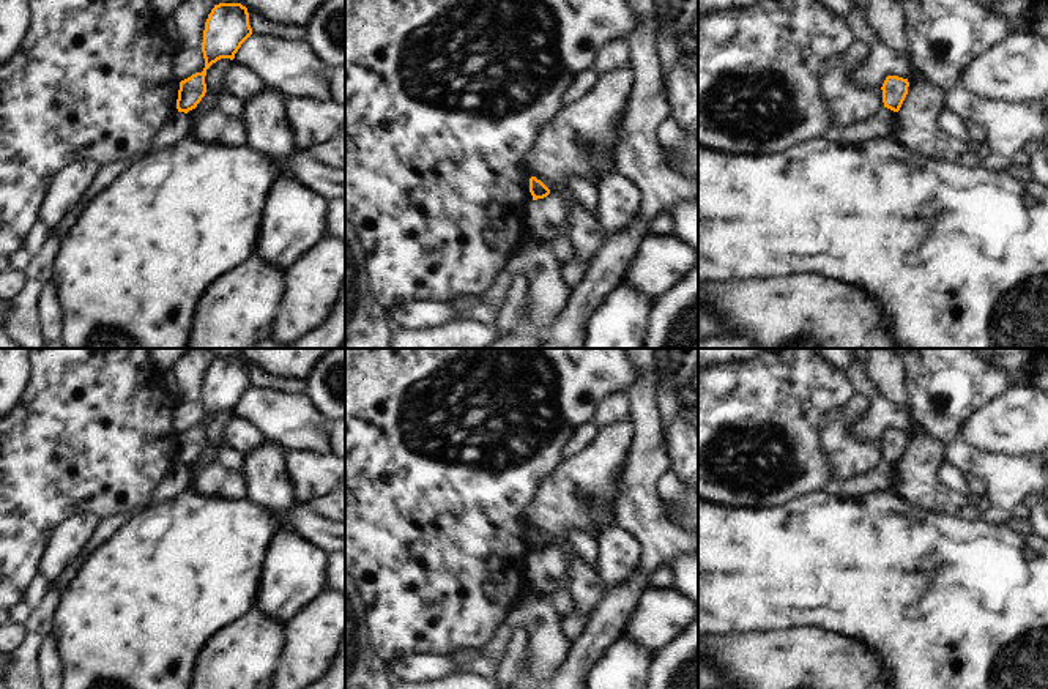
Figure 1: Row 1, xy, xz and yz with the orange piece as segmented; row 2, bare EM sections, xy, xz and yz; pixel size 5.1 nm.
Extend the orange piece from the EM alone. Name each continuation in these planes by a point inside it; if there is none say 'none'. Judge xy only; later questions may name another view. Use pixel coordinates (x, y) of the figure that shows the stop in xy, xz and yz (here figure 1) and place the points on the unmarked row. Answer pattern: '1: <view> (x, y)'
none.

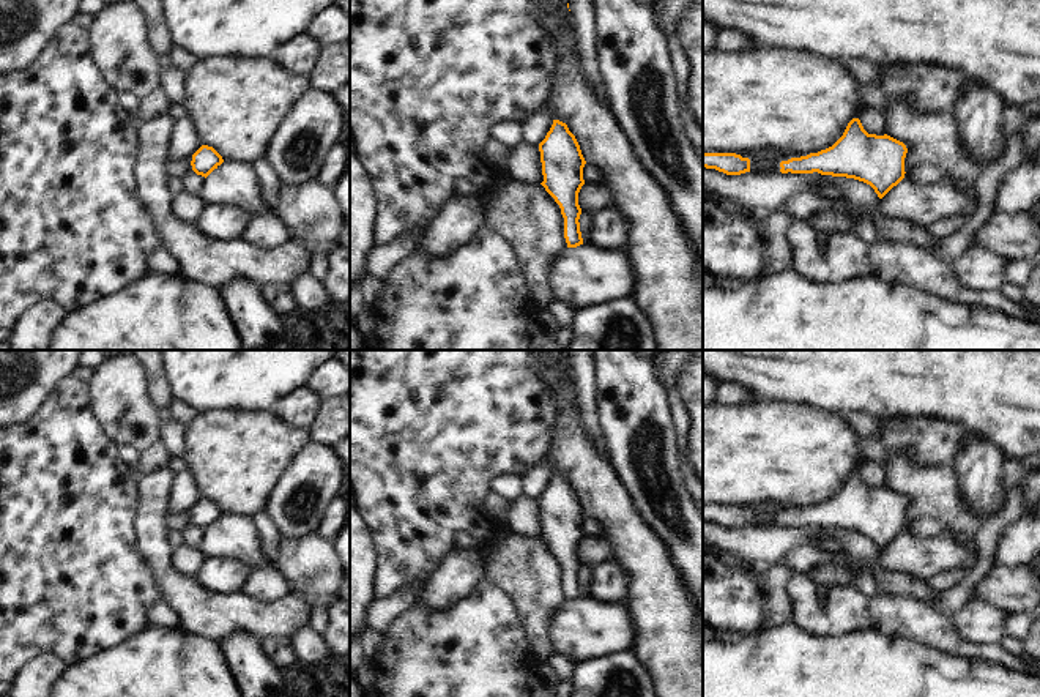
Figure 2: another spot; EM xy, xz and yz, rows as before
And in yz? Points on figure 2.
none.

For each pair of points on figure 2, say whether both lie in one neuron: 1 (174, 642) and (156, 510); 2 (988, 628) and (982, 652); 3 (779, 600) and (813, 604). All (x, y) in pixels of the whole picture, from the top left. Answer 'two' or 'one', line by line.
1: two
2: two
3: two

